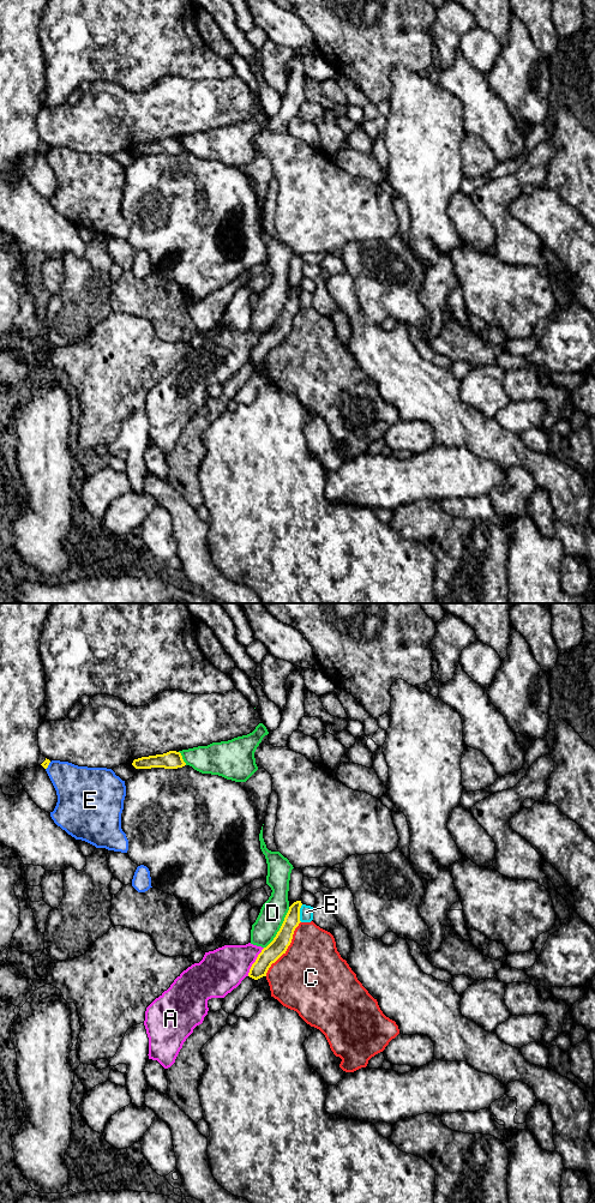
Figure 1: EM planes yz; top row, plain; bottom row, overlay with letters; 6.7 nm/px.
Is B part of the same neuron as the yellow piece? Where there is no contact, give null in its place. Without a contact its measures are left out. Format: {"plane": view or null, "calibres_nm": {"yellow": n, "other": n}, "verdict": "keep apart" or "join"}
{"plane": "yz", "calibres_nm": {"yellow": 120, "other": 100}, "verdict": "keep apart"}

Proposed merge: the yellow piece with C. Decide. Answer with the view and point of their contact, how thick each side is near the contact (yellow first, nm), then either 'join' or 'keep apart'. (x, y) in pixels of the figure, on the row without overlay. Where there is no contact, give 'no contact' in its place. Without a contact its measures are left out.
contact yz (287, 334); calibres 120 and 480 nm; keep apart

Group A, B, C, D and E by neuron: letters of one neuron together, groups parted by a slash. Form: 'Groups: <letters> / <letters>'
Groups: A / B / C / D / E

